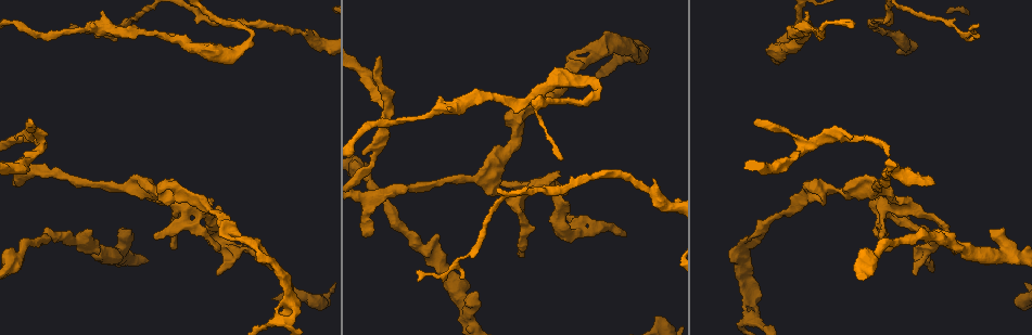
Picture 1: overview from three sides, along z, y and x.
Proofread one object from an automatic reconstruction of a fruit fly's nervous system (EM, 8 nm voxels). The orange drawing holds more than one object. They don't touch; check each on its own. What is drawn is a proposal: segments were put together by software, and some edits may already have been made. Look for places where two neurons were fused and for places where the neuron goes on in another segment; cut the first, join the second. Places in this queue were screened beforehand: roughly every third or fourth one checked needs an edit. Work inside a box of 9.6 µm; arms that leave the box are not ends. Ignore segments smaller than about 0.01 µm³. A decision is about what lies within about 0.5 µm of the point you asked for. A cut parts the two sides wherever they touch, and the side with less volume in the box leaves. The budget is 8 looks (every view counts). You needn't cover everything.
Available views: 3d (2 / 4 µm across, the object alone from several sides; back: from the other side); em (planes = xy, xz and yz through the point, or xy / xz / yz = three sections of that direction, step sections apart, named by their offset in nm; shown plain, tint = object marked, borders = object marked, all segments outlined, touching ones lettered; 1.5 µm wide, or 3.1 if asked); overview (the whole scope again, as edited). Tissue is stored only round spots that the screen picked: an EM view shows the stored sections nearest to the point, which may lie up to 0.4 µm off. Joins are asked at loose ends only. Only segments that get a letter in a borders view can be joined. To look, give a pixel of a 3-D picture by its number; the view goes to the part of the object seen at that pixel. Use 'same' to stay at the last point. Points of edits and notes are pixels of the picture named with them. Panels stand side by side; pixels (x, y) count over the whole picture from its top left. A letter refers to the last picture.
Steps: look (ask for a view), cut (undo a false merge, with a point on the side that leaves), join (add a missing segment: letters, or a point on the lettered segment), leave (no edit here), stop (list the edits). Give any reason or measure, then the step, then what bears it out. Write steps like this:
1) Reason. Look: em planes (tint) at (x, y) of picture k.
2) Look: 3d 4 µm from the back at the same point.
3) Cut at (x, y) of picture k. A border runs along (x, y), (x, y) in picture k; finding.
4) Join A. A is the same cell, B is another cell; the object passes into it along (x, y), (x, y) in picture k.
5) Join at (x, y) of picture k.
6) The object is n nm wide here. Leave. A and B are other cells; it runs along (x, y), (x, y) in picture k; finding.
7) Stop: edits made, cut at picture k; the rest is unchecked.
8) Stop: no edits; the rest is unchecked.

Stops while still wide. Look: em planes (borders) at (476, 294) of picture 1.

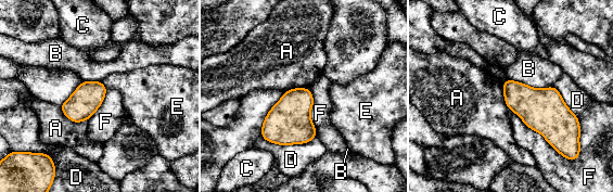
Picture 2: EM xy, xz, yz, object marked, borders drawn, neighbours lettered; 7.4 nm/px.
The longest contact is with F, 500 nm. Leave. A, B, C, D, E and F are other cells; none of them fits.

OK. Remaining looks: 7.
Free end. Look: em yz step 8 (tint) at (222, 210) of picture 1.

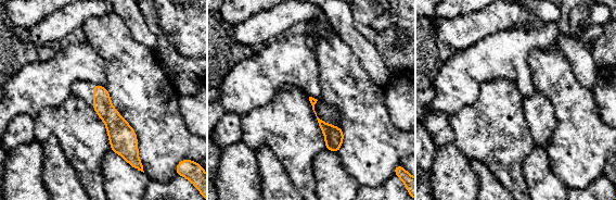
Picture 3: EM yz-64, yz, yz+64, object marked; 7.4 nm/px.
Cut it another way. Look: em planes (borders) at the same point.

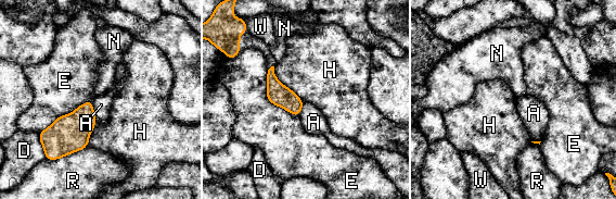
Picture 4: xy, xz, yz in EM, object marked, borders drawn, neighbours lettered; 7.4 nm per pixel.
Leave. A, D, E, H, N, R and W are other cells; no lettered segment goes on from it.

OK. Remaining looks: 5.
Free end. Look: em planes (borders) at (933, 184) of picture 1.

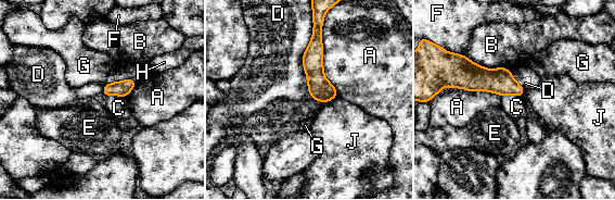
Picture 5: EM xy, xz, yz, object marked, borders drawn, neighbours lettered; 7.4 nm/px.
Leave. A, B, C, D, E, F, G, H and J are other cells; a border runs along (314, 21), (303, 55), (311, 98) in picture 5; none of them fits.

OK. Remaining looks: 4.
Stop: no edits; the rest is unchecked.

